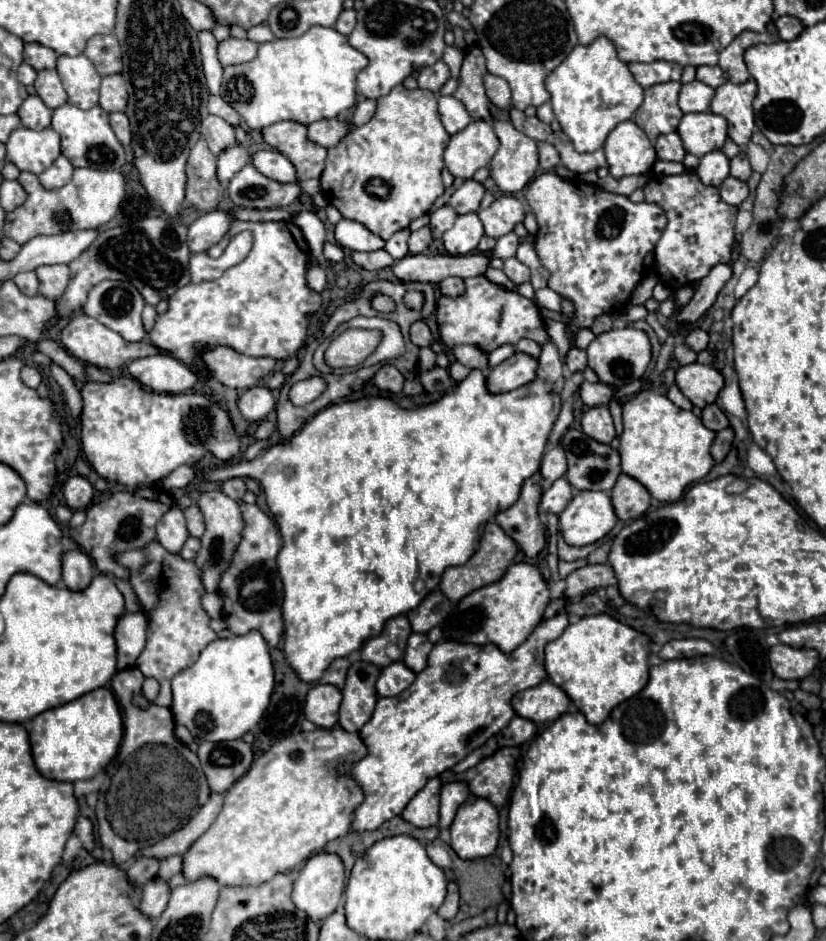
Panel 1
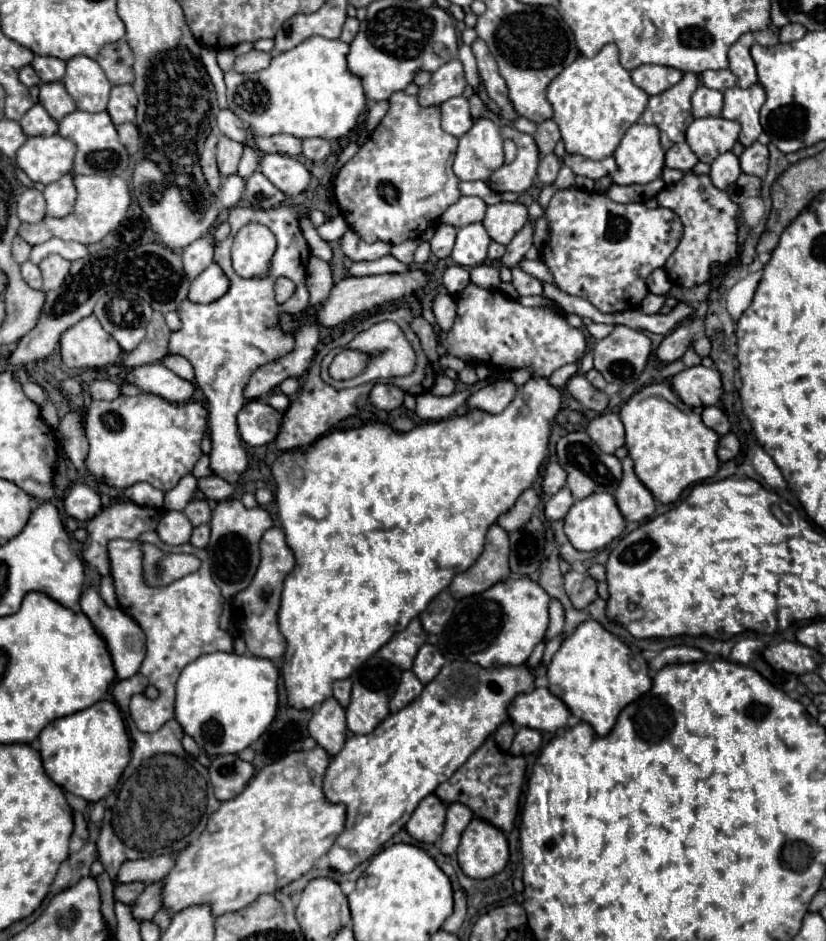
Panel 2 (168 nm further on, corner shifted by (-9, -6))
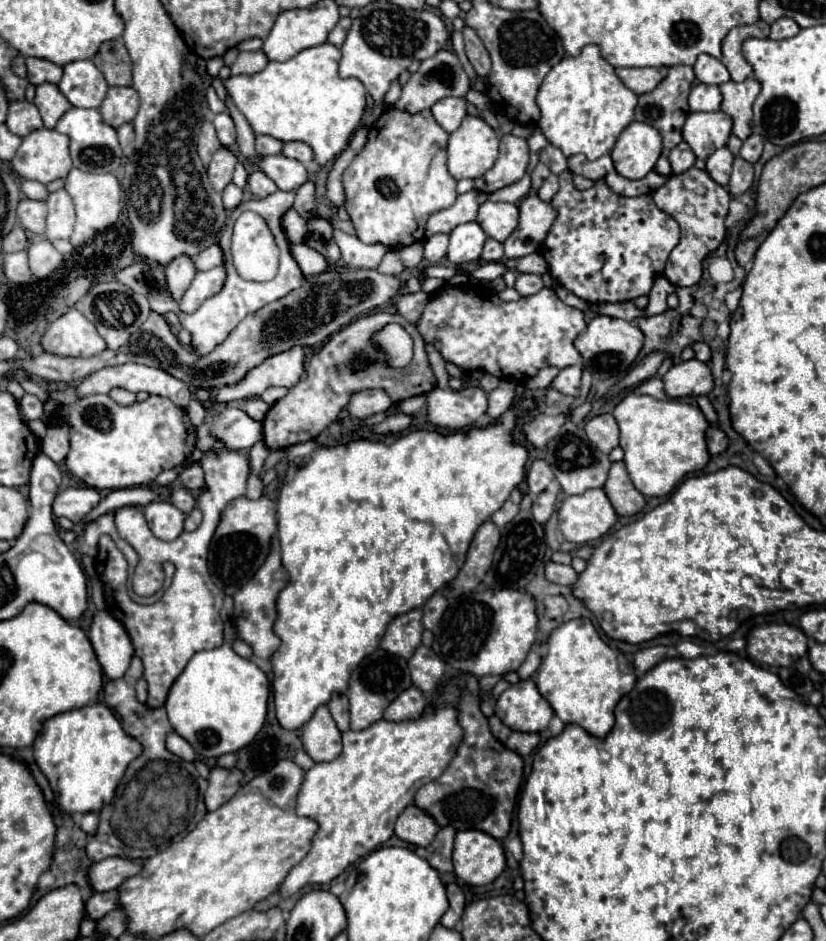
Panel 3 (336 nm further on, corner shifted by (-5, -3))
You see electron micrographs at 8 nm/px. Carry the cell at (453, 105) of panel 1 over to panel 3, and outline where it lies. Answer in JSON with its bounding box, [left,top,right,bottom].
[431,97,467,133]

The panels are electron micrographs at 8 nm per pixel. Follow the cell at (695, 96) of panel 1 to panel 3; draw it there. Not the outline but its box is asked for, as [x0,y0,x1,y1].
[689,83,721,111]

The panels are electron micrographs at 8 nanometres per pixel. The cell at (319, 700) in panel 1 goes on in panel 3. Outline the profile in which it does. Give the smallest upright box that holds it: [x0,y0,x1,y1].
[301,707,341,761]

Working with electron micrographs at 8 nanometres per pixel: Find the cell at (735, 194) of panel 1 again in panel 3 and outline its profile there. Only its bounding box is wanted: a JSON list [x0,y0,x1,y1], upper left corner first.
[729,157,753,197]

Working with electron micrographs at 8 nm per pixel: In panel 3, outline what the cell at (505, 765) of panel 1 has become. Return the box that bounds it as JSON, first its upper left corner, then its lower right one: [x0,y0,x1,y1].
[415,675,523,839]

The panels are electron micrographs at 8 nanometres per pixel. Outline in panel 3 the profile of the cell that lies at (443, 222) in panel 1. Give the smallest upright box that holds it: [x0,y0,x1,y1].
[425,233,449,265]

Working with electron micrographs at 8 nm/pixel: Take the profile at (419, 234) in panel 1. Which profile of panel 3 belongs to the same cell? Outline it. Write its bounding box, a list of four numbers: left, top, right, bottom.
[399,243,423,267]

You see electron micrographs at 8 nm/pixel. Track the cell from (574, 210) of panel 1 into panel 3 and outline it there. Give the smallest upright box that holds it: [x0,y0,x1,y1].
[543,171,679,303]

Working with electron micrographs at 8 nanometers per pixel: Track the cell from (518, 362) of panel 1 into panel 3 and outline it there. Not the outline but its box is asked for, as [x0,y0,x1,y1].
[427,387,487,431]

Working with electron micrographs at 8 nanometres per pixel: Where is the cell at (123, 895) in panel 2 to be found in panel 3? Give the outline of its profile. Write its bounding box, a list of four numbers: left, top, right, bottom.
[87,889,119,921]

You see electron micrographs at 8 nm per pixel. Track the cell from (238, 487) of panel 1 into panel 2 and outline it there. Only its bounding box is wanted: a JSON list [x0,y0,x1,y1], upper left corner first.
[197,476,237,500]

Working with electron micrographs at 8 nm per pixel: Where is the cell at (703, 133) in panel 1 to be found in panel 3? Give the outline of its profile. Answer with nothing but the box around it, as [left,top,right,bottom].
[683,111,733,159]

